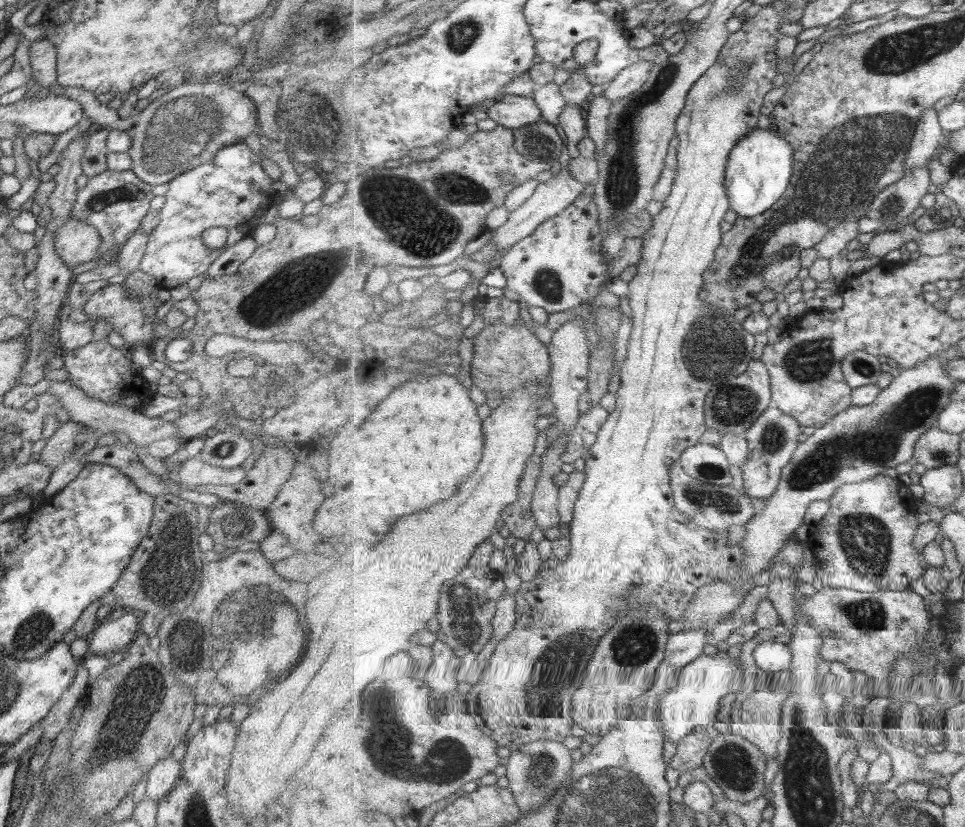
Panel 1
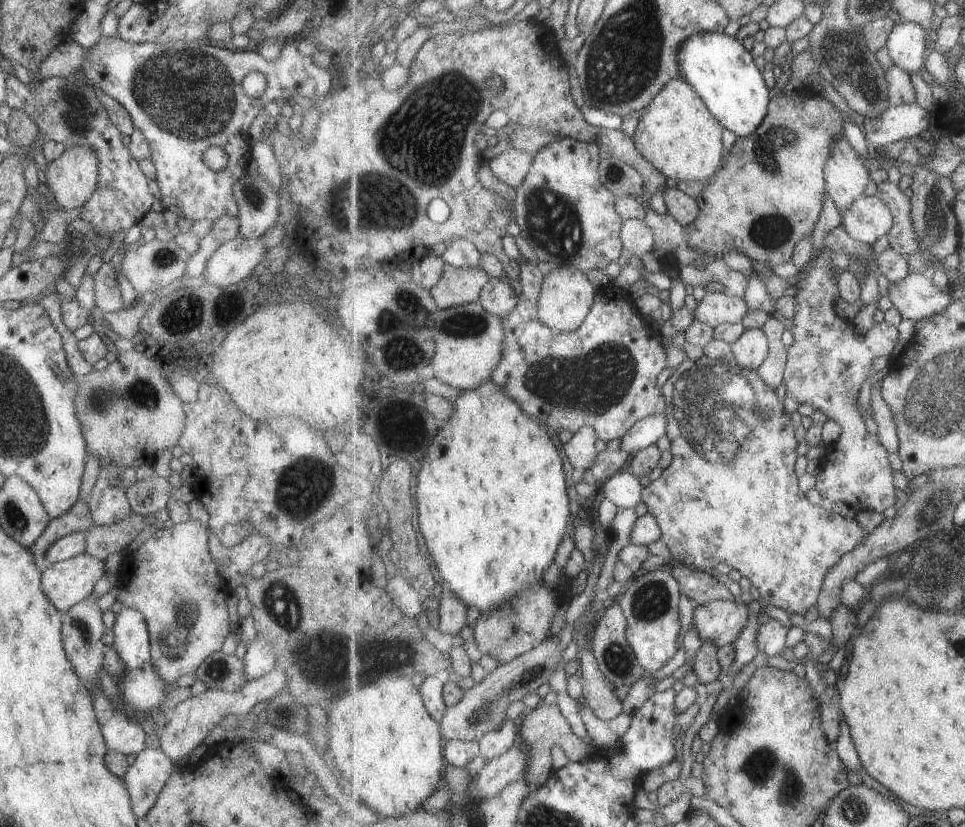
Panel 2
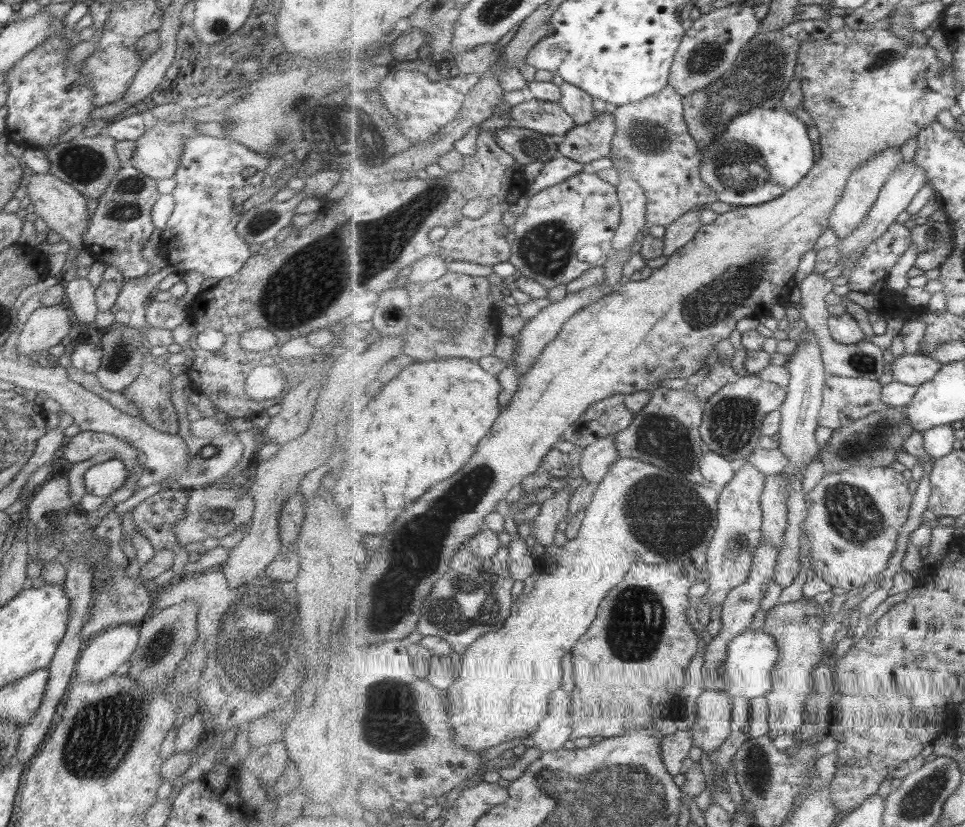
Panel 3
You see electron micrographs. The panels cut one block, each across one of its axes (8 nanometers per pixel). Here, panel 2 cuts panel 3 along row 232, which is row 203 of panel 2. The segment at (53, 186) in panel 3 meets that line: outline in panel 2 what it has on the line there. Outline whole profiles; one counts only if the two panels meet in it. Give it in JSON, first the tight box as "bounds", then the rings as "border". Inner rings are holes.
{"bounds":[44,144,98,210],"border":[[[77,144],[77,146],[65,147],[59,158],[46,164],[44,171],[46,186],[53,194],[53,202],[60,210],[78,209],[95,191],[98,176],[98,162],[93,150],[89,146]]]}

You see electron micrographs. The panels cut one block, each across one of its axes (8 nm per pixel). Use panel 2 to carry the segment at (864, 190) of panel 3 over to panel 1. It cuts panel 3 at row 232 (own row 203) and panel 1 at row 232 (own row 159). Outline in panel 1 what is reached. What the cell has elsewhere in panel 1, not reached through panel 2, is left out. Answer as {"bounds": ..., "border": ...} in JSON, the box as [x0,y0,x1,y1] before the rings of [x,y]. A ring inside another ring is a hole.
{"bounds":[816,220,859,259],"border":[[[859,220],[846,221],[825,235],[825,238],[816,246],[821,258],[830,259],[837,254],[844,254],[848,249],[855,247],[855,238],[859,236]]]}

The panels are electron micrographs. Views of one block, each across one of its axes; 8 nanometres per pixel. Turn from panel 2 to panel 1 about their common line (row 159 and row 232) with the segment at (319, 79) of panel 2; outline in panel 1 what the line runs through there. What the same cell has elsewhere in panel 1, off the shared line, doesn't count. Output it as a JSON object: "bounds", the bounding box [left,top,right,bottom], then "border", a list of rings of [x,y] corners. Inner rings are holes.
{"bounds":[138,143,277,290],"border":[[[245,143],[225,146],[214,155],[212,162],[200,164],[192,170],[187,170],[185,174],[174,177],[166,184],[168,190],[164,195],[163,207],[159,210],[159,222],[151,234],[147,236],[148,241],[141,261],[139,261],[138,269],[152,276],[157,284],[159,283],[161,289],[167,290],[186,284],[194,276],[206,273],[209,264],[219,256],[221,251],[238,242],[241,236],[238,234],[236,240],[234,234],[229,234],[230,239],[232,235],[232,240],[228,242],[226,237],[223,247],[210,249],[201,240],[201,233],[212,227],[223,227],[227,230],[241,228],[247,222],[251,222],[261,203],[265,203],[267,206],[272,204],[273,196],[277,193],[272,190],[271,184],[272,180],[261,169],[260,158]]]}

